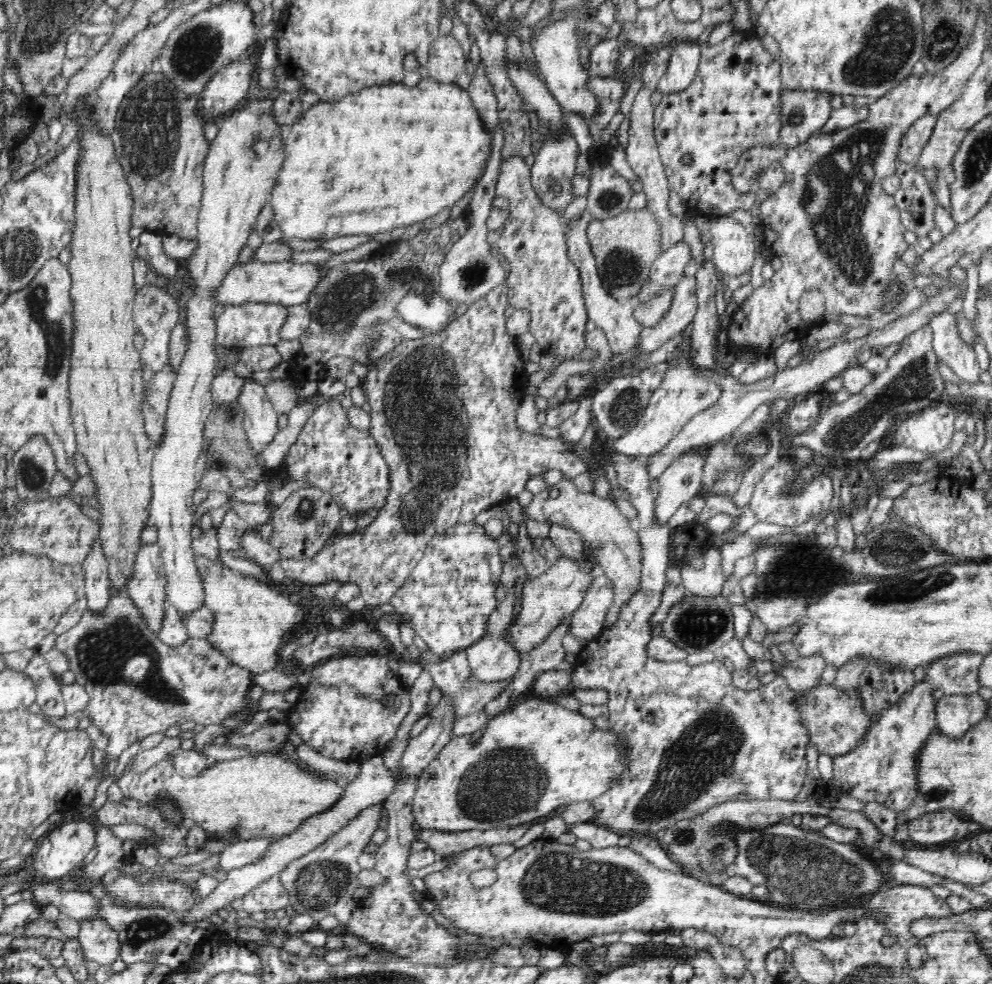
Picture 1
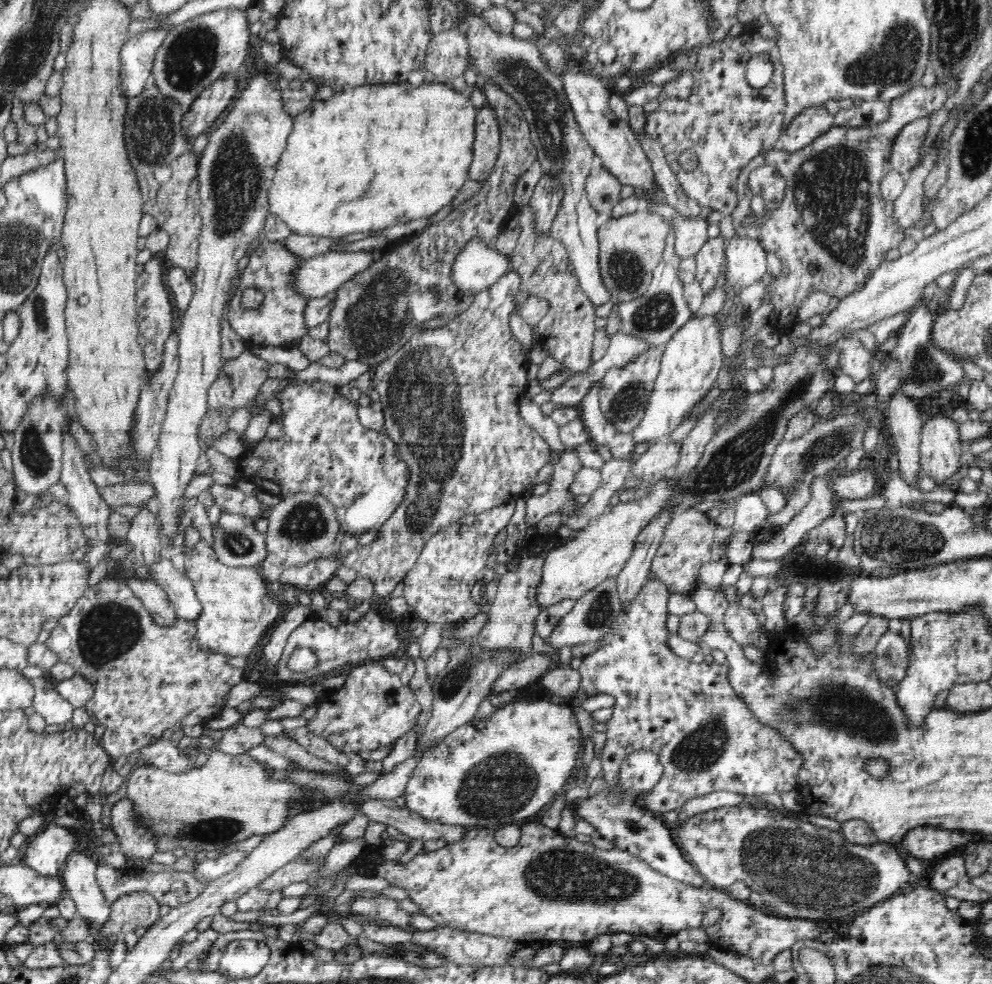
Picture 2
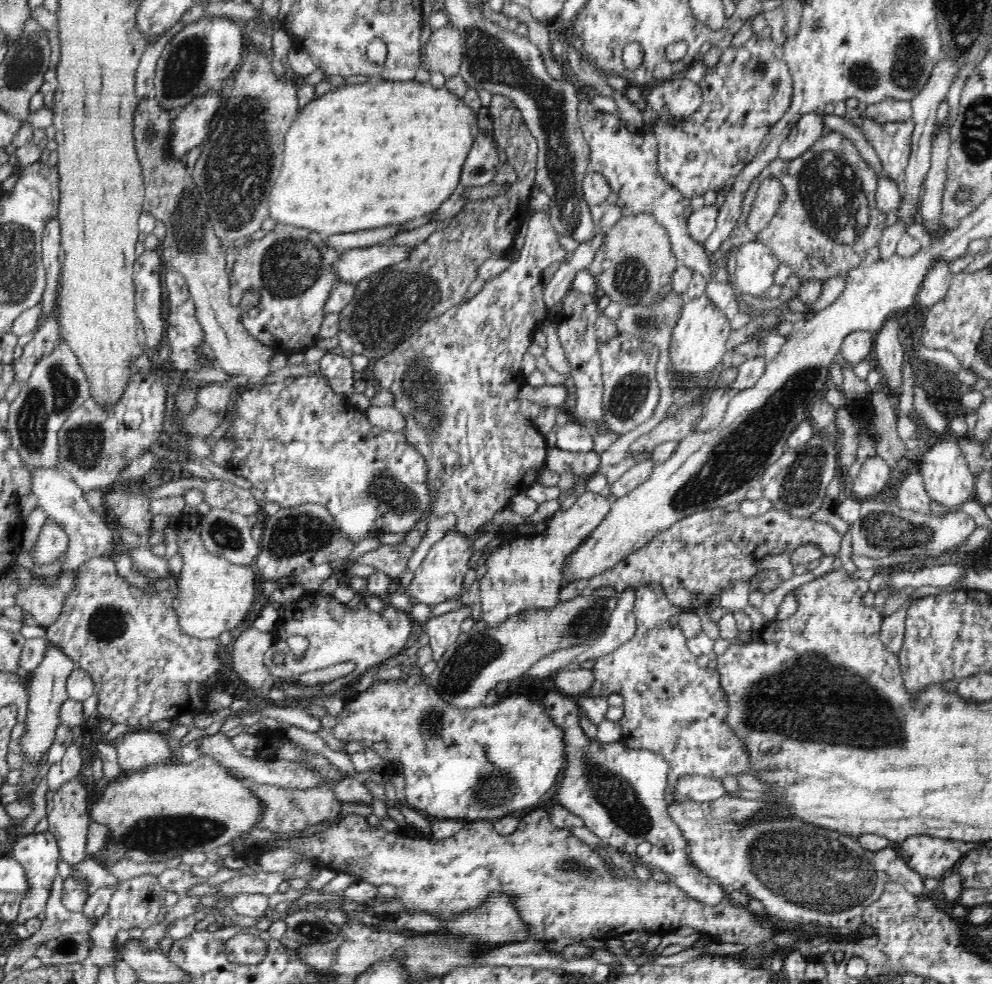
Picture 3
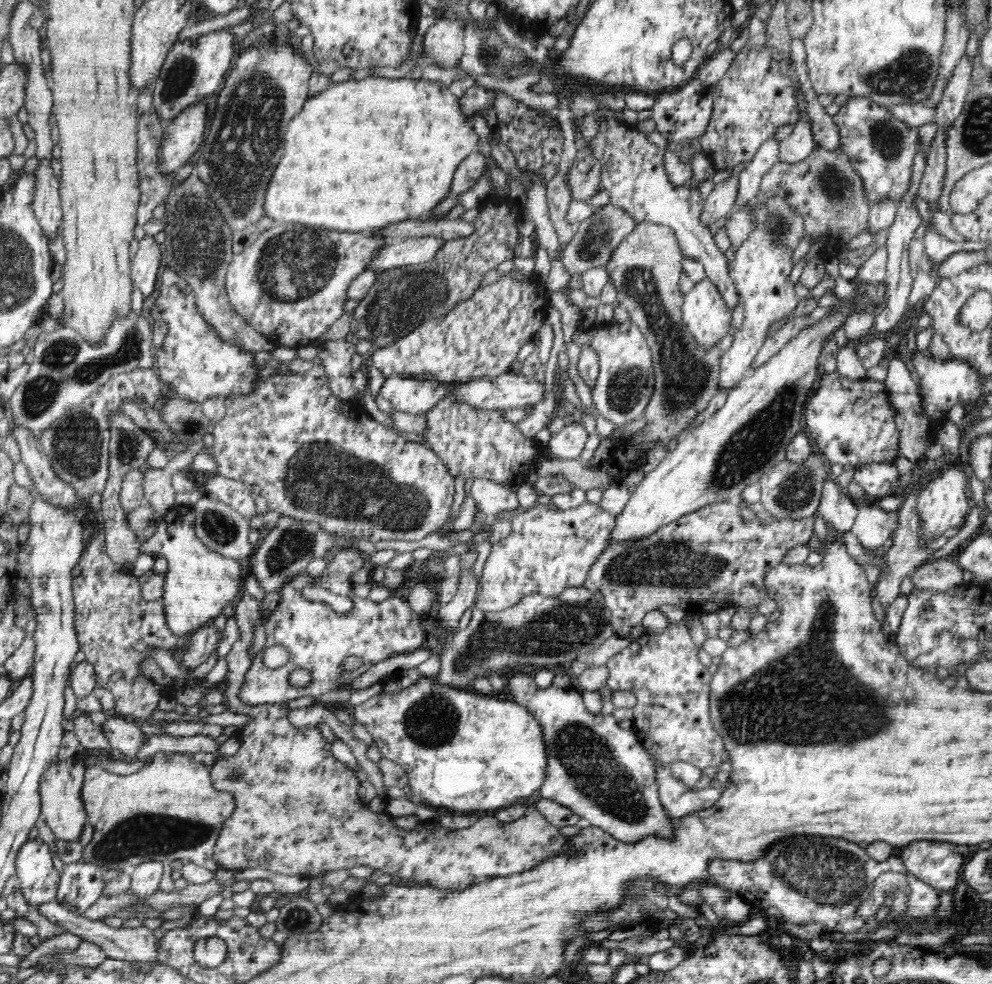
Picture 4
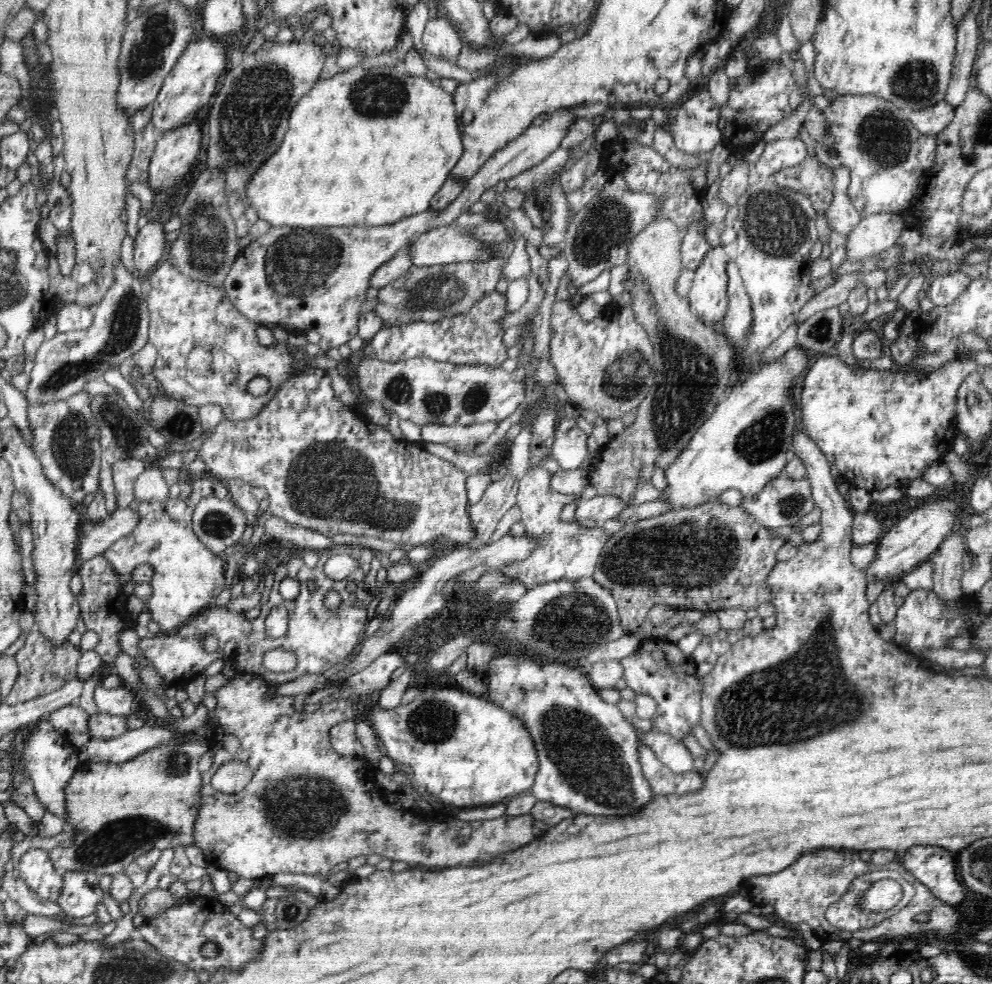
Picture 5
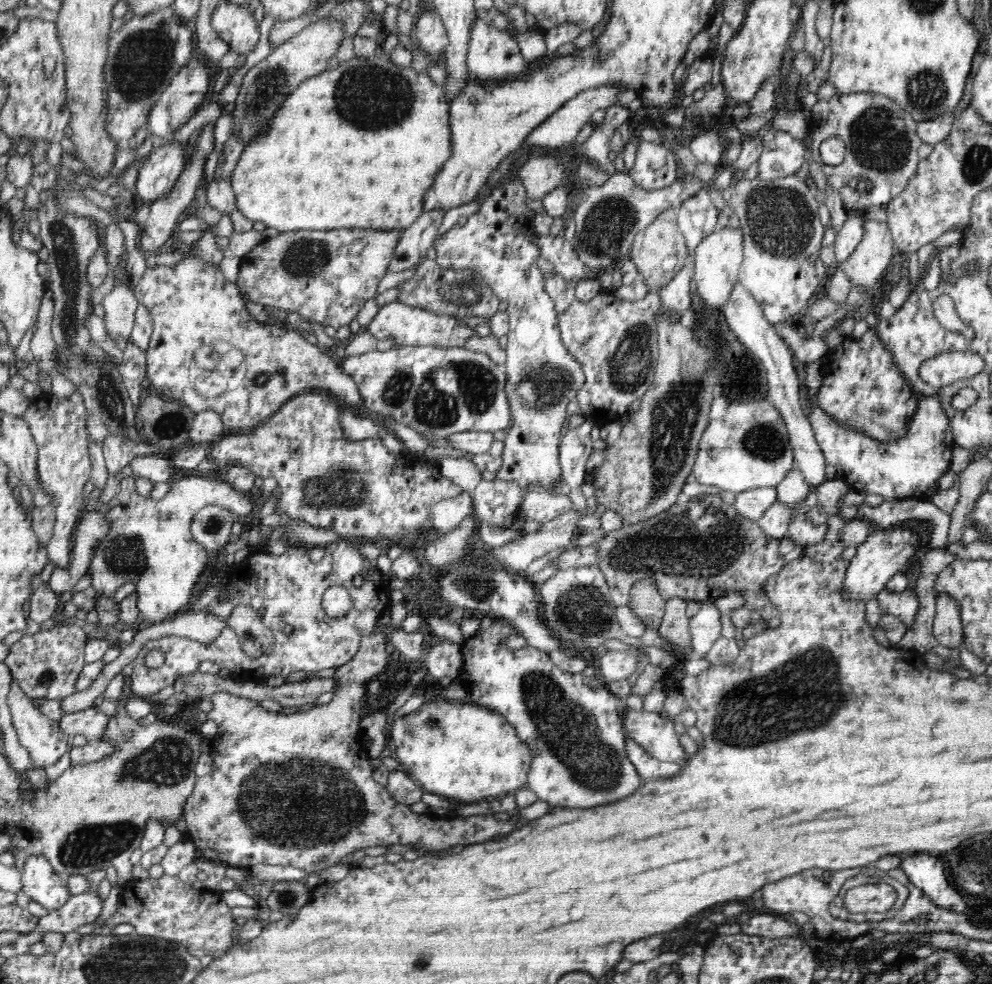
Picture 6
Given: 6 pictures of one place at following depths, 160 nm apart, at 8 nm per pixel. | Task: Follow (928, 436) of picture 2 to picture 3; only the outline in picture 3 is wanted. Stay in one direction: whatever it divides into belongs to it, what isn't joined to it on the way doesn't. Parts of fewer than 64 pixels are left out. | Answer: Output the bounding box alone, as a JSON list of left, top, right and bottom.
[917,435,976,506]

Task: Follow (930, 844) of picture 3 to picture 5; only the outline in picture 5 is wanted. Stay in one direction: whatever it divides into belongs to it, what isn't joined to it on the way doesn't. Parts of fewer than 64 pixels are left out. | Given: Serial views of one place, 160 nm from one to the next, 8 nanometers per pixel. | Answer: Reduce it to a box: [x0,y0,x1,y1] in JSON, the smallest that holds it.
[904,846,964,907]

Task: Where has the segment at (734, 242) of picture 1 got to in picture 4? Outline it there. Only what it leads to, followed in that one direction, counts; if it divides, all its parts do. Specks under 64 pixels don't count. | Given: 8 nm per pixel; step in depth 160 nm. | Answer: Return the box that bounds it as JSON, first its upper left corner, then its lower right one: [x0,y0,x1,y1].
[718,195,804,389]

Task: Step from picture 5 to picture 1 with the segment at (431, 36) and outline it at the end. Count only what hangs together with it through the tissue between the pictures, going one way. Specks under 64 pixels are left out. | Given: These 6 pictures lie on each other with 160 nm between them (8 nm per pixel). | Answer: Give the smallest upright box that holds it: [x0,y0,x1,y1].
[426,34,466,83]

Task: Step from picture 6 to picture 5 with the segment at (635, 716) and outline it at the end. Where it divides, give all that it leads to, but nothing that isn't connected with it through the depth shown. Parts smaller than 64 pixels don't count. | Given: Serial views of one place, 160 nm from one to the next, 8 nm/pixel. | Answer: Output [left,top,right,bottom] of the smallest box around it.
[639,730,694,774]

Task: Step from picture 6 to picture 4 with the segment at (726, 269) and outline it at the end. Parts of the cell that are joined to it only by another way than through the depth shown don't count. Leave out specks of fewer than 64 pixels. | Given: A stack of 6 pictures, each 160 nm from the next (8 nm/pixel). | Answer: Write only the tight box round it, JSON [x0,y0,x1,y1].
[683,278,731,351]

